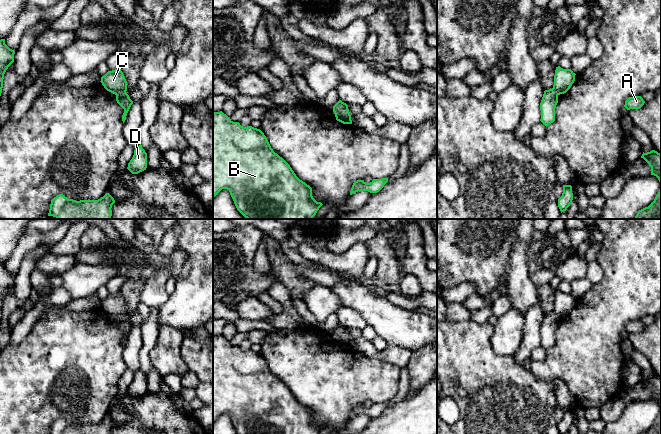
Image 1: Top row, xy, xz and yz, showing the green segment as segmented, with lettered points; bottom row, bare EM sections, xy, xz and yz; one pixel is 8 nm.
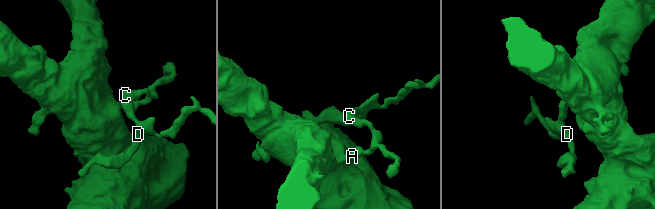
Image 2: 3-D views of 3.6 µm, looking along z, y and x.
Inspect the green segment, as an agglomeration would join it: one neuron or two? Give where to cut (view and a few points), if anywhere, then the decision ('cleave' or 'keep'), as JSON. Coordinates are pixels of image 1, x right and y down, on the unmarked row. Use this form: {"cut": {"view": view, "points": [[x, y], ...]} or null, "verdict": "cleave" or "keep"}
{"cut": {"view": "xz", "points": [[334, 335], [349, 339]]}, "verdict": "cleave"}

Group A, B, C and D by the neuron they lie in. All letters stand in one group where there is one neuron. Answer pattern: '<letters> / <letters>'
A B C / D

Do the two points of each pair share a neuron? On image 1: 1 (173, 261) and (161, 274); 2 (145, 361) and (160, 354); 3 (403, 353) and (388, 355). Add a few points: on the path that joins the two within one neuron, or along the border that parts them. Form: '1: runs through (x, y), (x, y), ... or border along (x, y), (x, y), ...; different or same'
1: border along (172, 276), (168, 269), (159, 267), (146, 281); different
2: border along (157, 337), (149, 354), (151, 365); different
3: runs through (399, 355), (392, 355); same

